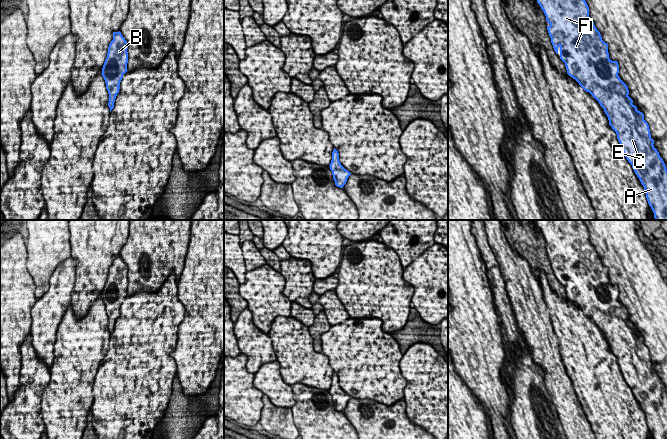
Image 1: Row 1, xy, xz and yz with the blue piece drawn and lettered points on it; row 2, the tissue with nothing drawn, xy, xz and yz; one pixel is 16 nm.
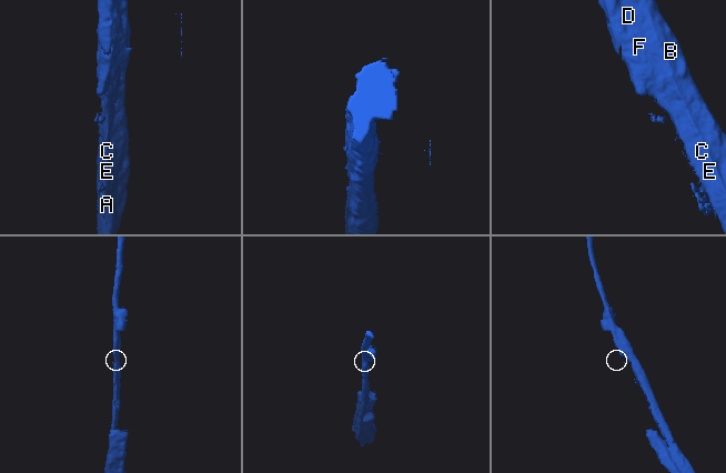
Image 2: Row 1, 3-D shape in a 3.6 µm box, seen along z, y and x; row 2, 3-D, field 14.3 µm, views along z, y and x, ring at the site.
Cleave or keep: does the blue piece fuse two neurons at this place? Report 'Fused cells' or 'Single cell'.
Fused cells

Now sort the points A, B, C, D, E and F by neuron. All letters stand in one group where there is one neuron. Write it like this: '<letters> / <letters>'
A B C D F / E

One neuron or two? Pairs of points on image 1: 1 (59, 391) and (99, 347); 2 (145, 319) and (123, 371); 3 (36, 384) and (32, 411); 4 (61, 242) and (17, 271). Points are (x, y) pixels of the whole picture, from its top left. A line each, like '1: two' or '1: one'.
1: one
2: one
3: one
4: two

